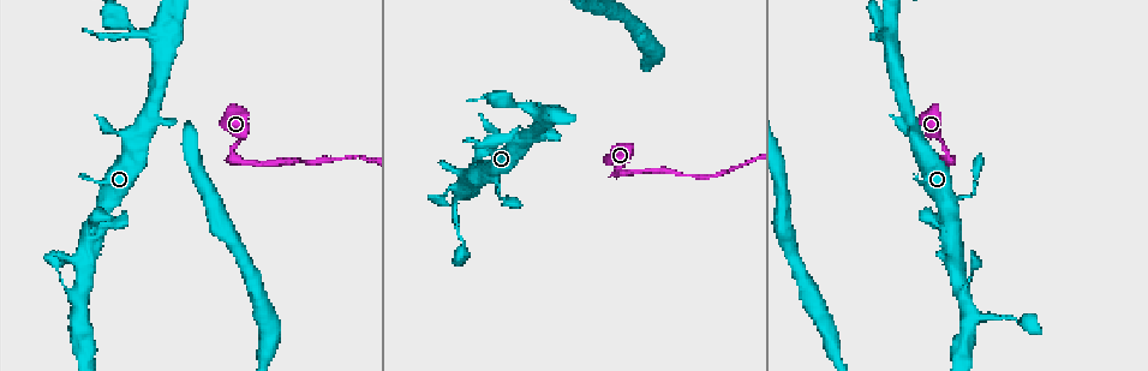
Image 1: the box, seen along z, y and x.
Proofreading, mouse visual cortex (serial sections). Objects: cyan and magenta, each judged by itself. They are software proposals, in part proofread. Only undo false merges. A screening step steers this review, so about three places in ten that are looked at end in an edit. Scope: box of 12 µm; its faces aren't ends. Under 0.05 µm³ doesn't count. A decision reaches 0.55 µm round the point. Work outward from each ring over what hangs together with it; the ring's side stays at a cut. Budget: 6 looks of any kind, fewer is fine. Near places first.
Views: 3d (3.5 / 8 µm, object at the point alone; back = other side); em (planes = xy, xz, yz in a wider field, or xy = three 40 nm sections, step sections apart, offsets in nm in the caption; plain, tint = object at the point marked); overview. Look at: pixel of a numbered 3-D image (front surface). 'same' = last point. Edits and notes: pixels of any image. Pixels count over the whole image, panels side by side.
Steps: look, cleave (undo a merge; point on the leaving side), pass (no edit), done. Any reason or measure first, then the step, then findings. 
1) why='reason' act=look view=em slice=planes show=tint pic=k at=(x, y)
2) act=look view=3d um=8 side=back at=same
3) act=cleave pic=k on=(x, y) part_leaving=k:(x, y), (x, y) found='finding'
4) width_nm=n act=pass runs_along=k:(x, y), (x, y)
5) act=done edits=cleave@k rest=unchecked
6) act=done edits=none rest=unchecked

why='thin neck' act=look view=3d um=3.5 pic=1 at=(971, 192)

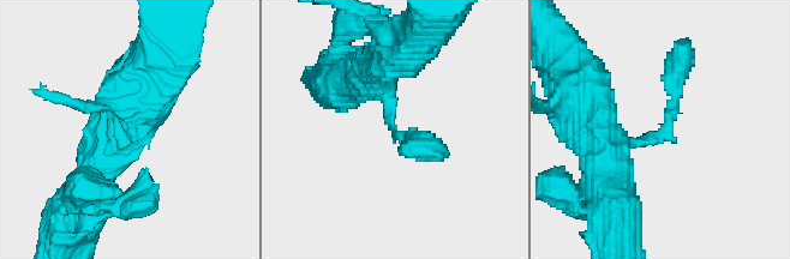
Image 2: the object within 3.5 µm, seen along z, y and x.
arm_widths_nm=250,450 why='need the tissue' act=look view=em slice=xy step=3 show=tint pic=2 at=(394, 131)

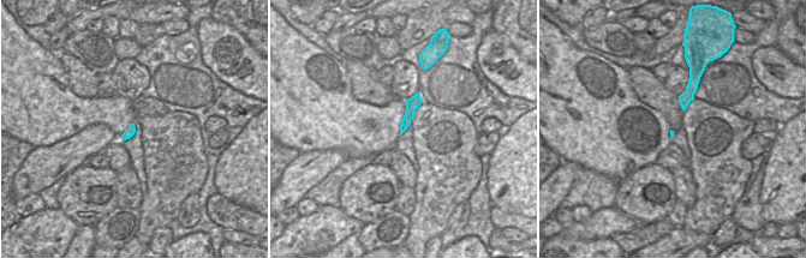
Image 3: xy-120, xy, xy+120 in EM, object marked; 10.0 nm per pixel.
act=pass runs_along=2:(600, 151), (659, 137), (681, 59) found='all the same cell'

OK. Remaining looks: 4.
why='thin neck' act=look view=3d um=3.5 pic=1 at=(59, 273)

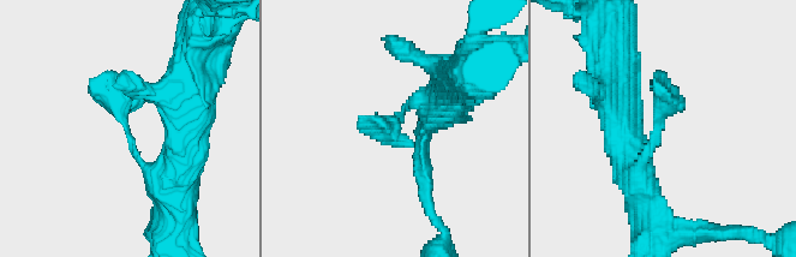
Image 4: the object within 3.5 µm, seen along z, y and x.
act=pass runs_along=4:(174, 181), (141, 163), (118, 105), (89, 78) found='continuous, no second cell'

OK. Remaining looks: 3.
why='sharp bend' act=look view=3d um=8 side=back pic=1 at=(235, 156)

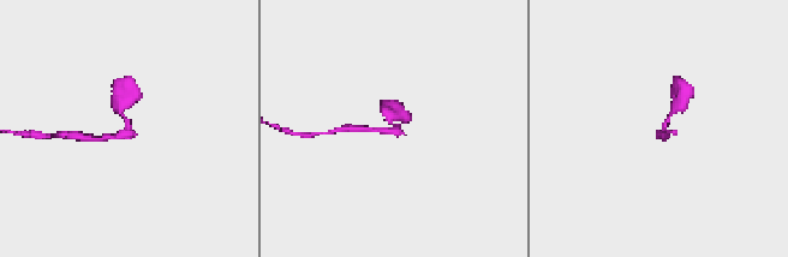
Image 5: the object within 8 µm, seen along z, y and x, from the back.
why='closer look' act=look view=3d um=3.5 pic=5 at=(128, 127)

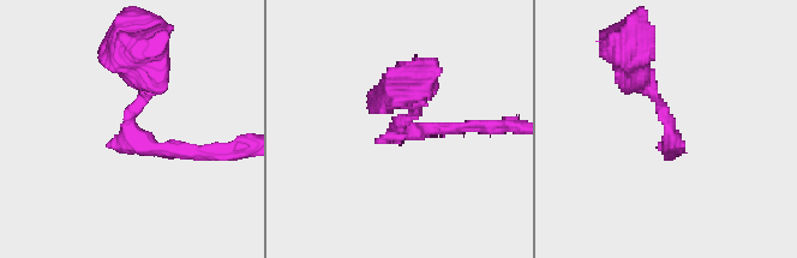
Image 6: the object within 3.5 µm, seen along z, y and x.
act=pass runs_along=6:(631, 64), (669, 119), (669, 152) found='one cell here'

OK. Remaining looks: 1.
act=done edits=none rest=unchecked

